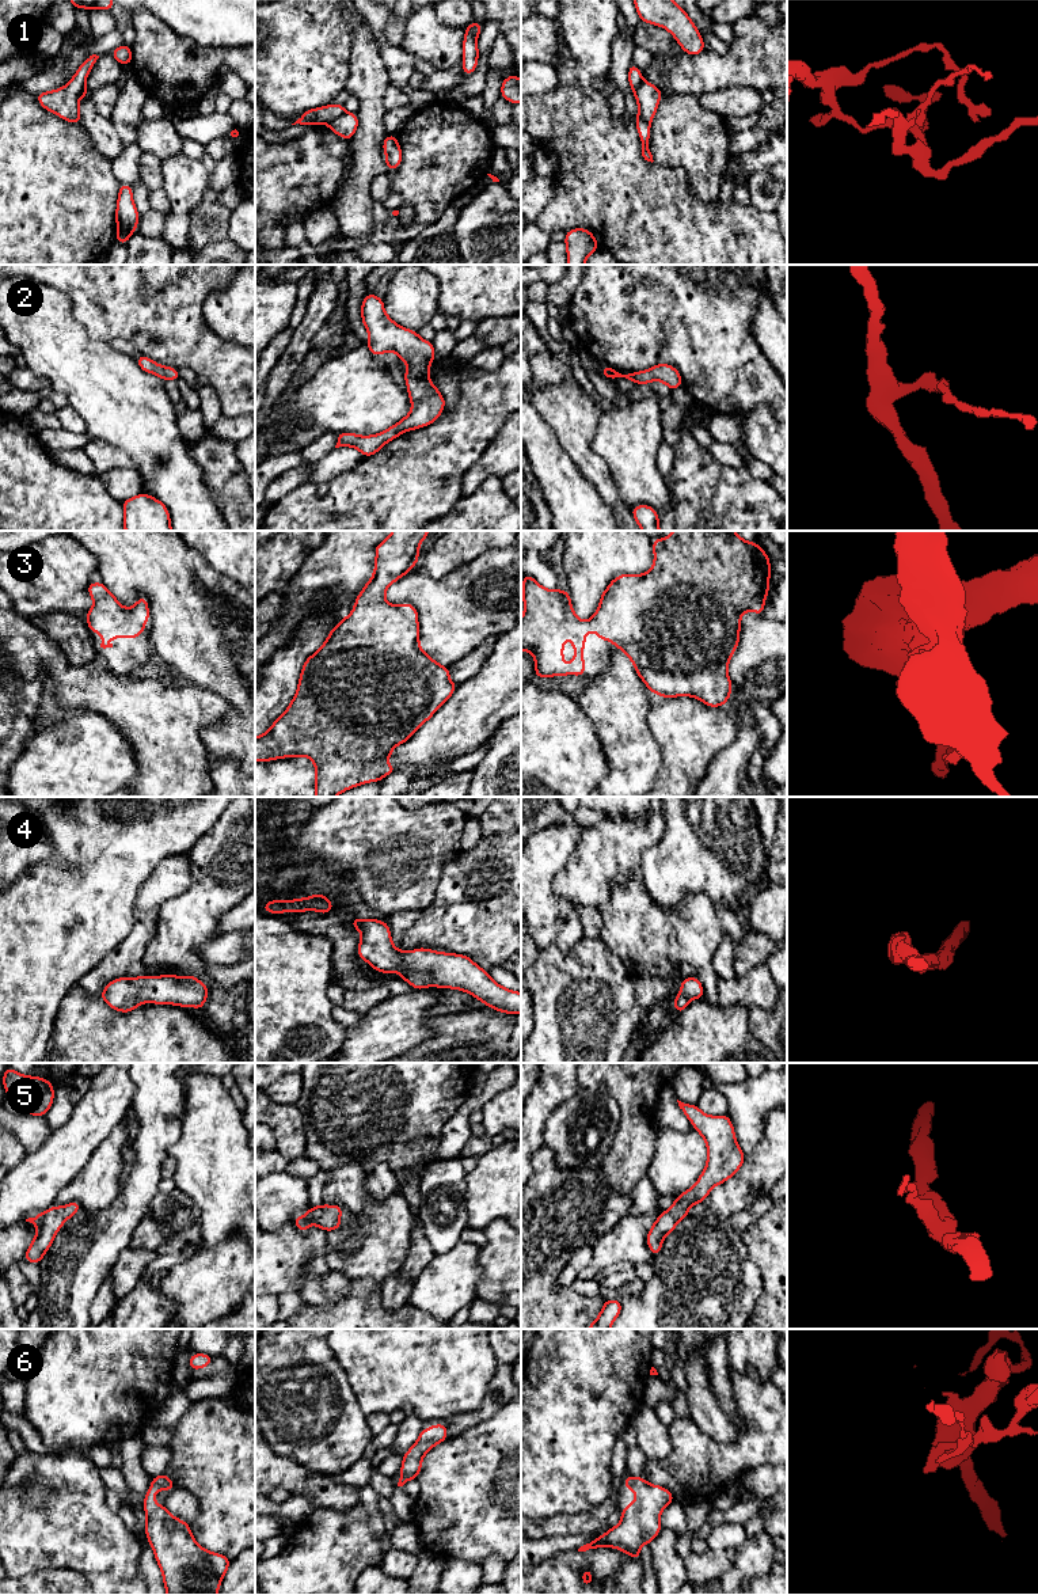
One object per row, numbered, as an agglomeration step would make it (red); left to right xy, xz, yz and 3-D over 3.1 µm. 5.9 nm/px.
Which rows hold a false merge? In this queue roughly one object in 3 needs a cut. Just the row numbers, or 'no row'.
1

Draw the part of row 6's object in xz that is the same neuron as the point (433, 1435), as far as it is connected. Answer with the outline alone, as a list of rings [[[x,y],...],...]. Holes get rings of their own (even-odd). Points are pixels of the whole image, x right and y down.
[[[436,1424],[421,1431],[415,1444],[402,1457],[403,1463],[398,1486],[403,1486],[408,1480],[417,1480],[425,1454],[448,1439],[446,1428],[446,1424]]]

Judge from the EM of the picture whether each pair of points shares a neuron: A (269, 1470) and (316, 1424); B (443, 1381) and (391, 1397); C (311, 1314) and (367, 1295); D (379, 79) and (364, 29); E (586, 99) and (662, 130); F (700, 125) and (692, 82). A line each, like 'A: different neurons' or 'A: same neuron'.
A: different neurons
B: same neuron
C: same neuron
D: same neuron
E: different neurons
F: different neurons

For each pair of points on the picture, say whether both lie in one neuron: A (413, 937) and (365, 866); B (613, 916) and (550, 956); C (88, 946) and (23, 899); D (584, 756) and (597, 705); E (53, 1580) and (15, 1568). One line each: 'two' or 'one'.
A: two
B: two
C: one
D: two
E: two

